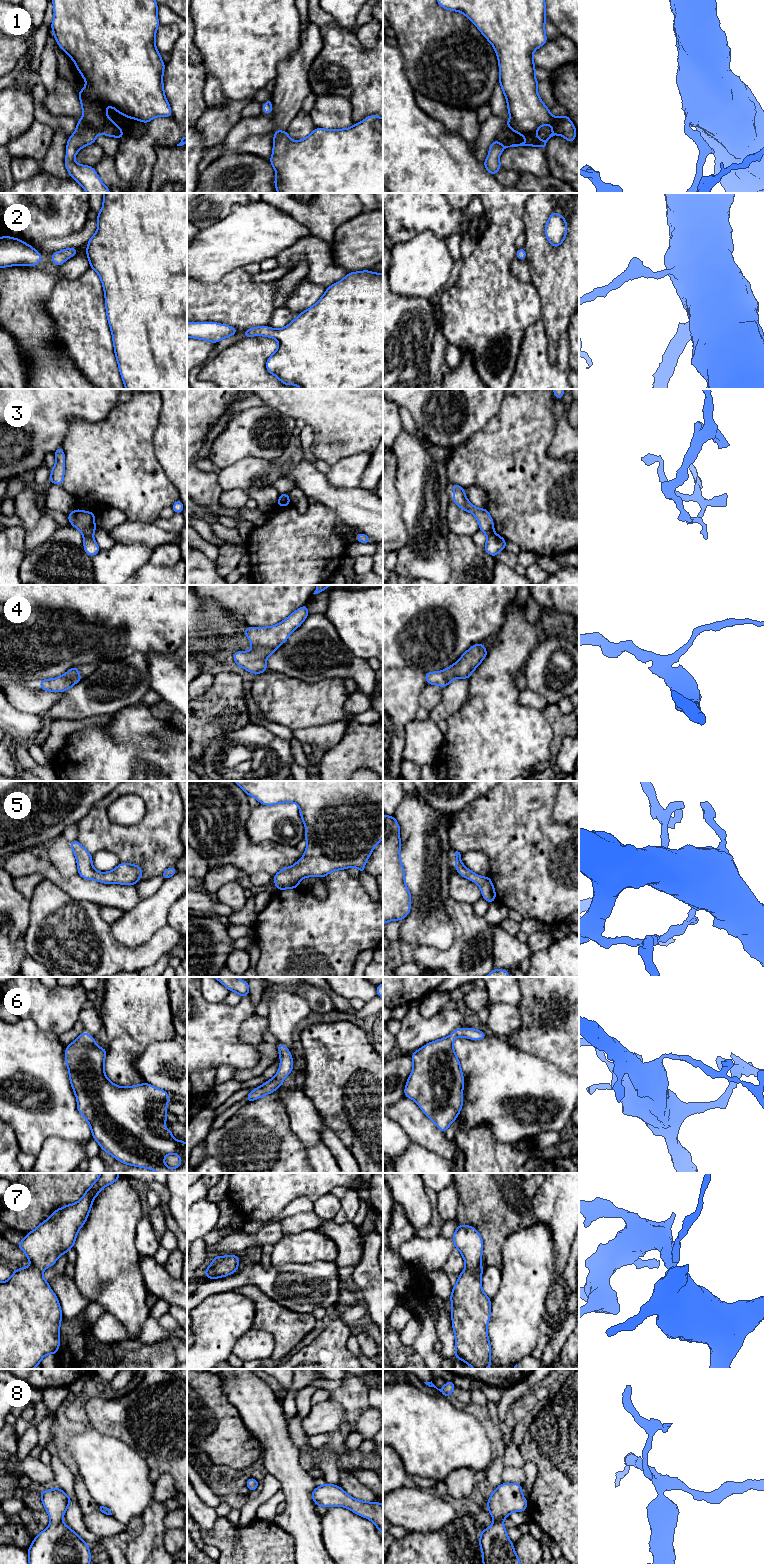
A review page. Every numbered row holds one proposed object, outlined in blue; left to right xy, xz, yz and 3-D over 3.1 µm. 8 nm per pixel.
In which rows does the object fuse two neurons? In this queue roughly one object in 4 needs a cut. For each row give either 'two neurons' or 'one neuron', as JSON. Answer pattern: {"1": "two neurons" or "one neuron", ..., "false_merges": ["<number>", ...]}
{"1": "one neuron", "2": "one neuron", "3": "two neurons", "4": "one neuron", "5": "one neuron", "6": "one neuron", "7": "one neuron", "8": "one neuron", "false_merges": ["3"]}

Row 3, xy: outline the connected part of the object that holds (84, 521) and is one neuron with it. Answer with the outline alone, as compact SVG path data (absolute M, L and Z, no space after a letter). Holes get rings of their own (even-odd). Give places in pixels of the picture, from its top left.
M75 509L67 515L69 522L77 528L83 536L93 536L96 530L94 521L95 512L87 512L84 510Z

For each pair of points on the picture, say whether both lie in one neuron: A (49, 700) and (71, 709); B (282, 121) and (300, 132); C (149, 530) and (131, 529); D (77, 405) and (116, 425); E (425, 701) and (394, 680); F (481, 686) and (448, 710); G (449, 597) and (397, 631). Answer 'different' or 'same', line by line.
A: different
B: different
C: same
D: different
E: different
F: different
G: same

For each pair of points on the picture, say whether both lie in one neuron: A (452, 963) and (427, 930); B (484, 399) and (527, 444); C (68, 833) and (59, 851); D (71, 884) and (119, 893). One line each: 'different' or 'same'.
A: different
B: different
C: different
D: same

